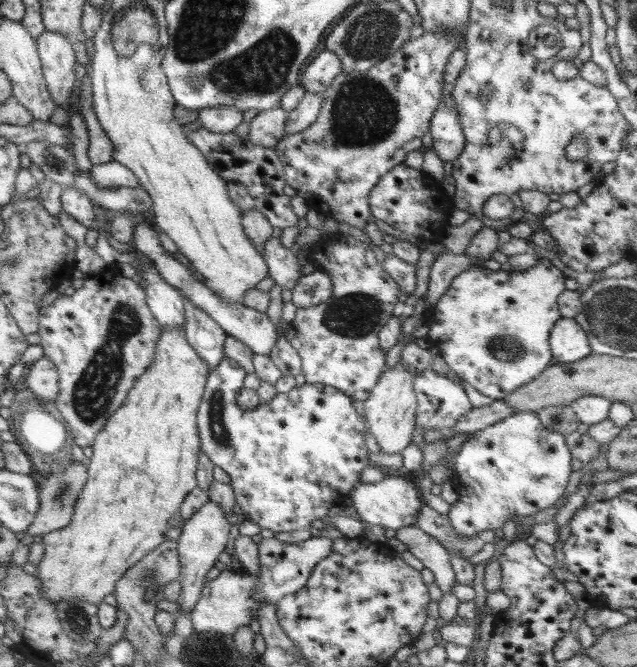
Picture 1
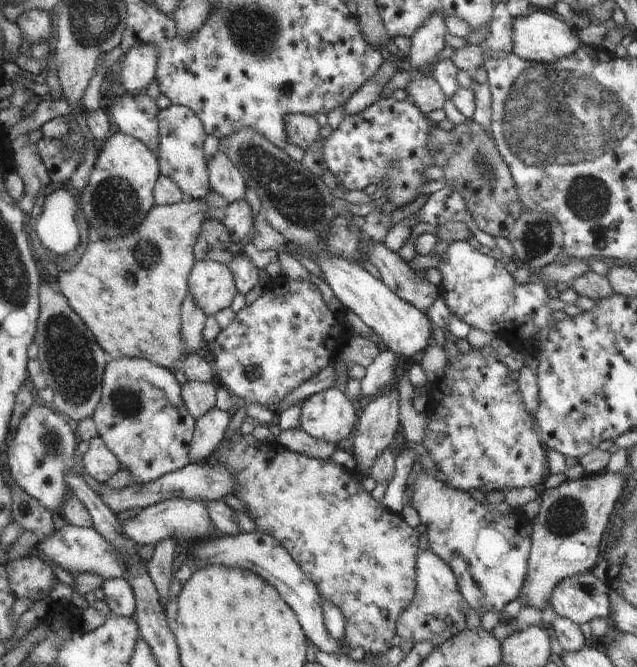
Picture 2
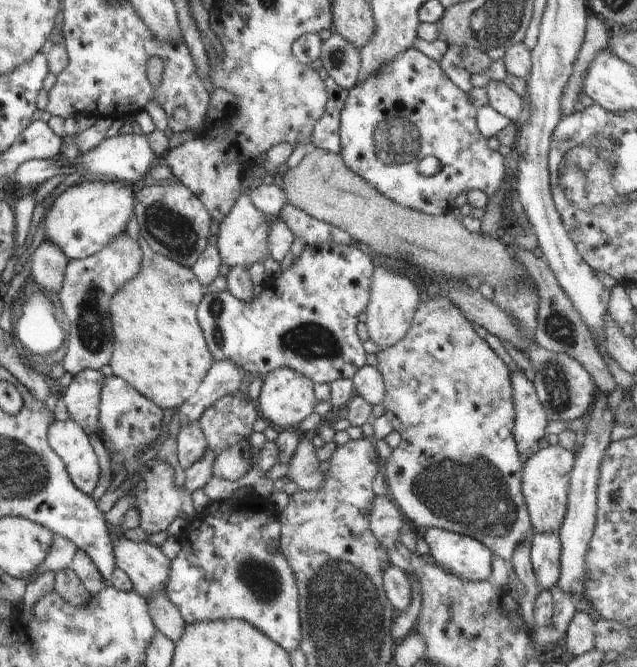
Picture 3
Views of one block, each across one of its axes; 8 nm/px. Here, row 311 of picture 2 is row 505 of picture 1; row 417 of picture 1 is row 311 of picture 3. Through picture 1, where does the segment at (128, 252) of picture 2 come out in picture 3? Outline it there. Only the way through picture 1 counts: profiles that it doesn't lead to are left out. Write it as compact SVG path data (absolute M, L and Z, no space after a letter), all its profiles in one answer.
M144 242L140 245L142 262L140 262L138 276L126 282L110 300L114 348L109 365L113 375L128 382L132 388L136 388L144 398L154 402L158 408L162 408L163 411L175 410L196 394L198 386L204 382L213 363L197 319L197 308L205 294L202 284L198 282L191 268L154 252Z

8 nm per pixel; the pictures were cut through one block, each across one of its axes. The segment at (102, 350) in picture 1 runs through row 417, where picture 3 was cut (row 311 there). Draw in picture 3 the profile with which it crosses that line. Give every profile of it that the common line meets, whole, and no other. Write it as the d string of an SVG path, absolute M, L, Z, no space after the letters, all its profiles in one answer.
M127 233L114 238L104 250L83 259L72 259L66 265L64 284L59 298L64 310L68 329L66 355L60 362L65 372L73 377L88 369L98 370L109 364L114 348L114 333L110 320L112 296L140 272L142 262L141 242L136 242Z

